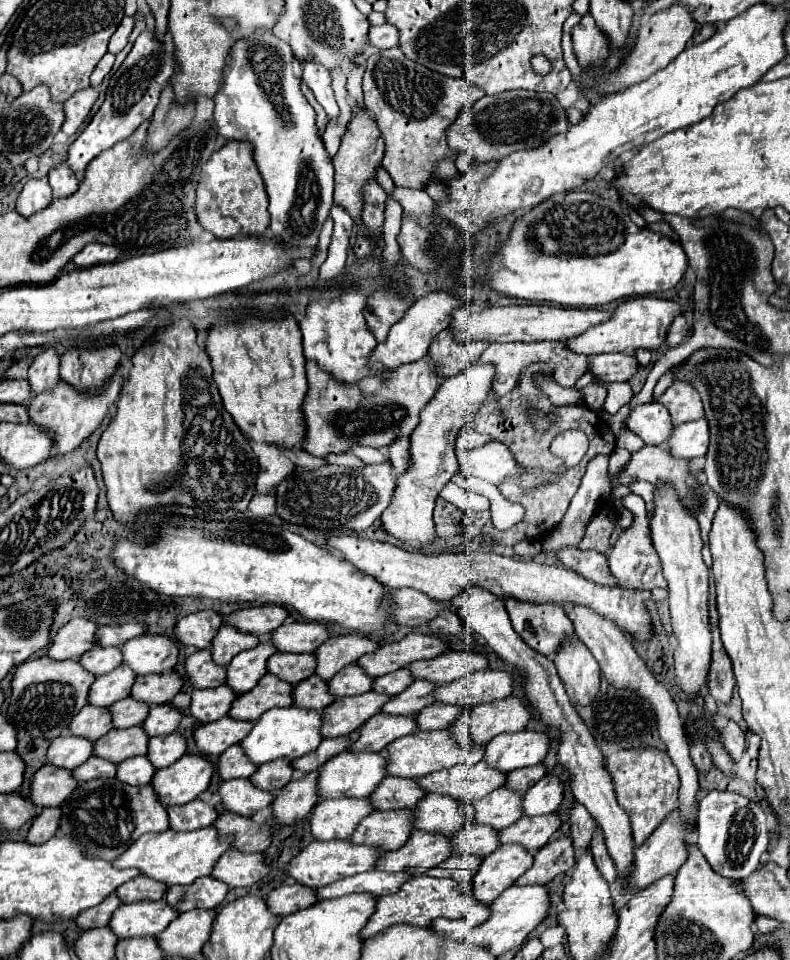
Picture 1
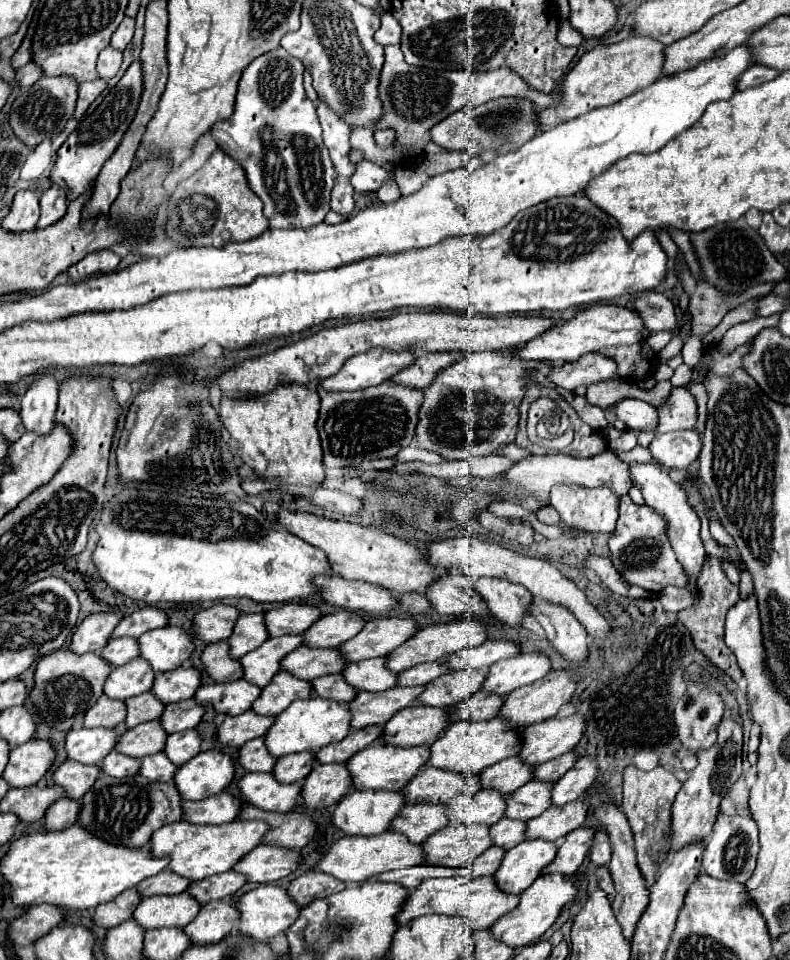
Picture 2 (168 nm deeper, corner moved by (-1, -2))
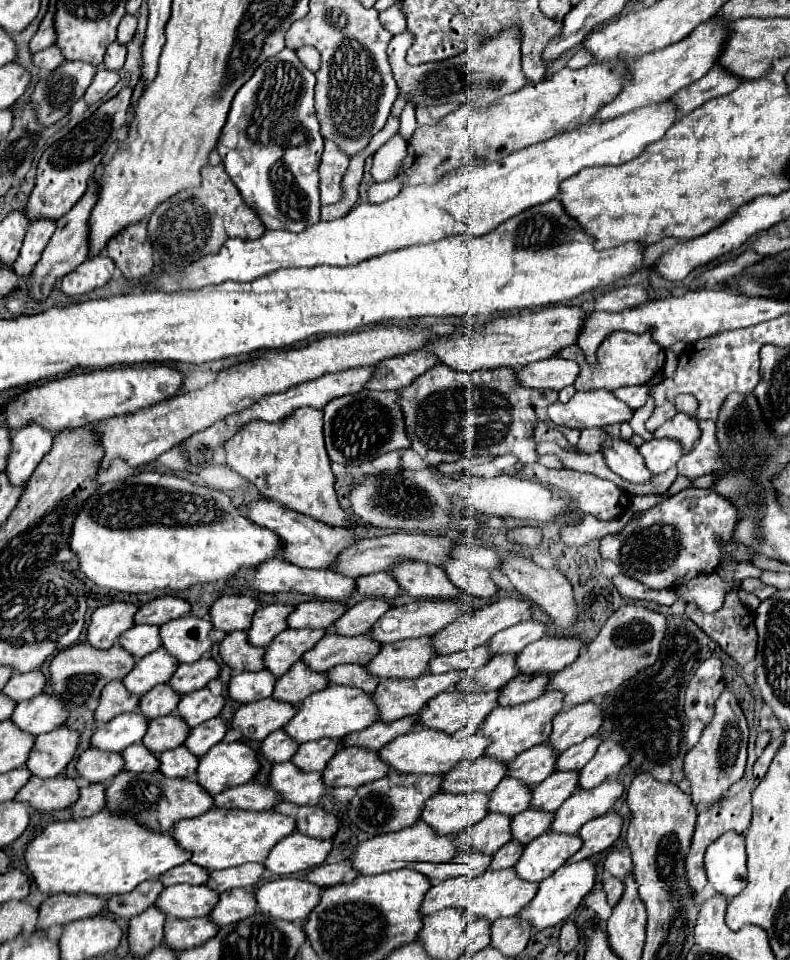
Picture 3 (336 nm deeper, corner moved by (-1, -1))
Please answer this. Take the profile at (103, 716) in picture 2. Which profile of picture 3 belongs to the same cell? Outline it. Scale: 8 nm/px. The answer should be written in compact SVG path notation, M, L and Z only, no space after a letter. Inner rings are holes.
M114 680L102 690L100 706L96 708L96 722L104 724L122 712L132 712L138 708L138 702L140 696L130 694L122 684L122 680Z

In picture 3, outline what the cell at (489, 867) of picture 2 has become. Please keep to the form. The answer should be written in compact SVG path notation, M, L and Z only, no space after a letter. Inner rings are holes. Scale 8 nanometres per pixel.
M510 840L506 846L502 846L502 848L494 854L492 864L490 864L490 870L512 868L512 866L518 862L518 858L522 856L522 850L524 850L524 844Z

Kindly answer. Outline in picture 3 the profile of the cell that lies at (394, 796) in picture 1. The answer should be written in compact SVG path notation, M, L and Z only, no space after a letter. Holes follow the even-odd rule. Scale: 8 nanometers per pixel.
M482 756L468 764L466 760L460 762L454 770L444 774L444 792L454 794L468 794L468 792L492 792L494 786L506 776L506 764L498 762L496 758Z

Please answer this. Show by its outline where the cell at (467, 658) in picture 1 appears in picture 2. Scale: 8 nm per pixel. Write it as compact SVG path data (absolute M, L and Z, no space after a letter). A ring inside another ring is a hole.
M484 641L480 647L472 647L472 649L464 649L464 653L452 653L444 659L446 667L456 673L456 671L480 671L480 669L486 669L490 667L492 663L496 661L502 661L502 659L508 659L508 657L514 657L518 655L520 649L514 641Z

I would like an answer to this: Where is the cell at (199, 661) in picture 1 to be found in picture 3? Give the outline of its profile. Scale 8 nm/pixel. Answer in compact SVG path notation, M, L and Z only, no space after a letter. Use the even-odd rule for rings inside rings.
M230 632L220 644L220 656L222 660L240 672L258 672L264 668L264 648L260 646L250 646L248 642L248 632Z

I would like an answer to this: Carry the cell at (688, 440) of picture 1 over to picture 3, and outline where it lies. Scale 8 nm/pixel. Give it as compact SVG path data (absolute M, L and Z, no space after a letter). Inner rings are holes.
M652 438L650 442L644 442L638 450L644 456L646 468L650 468L652 474L666 472L682 456L682 446L674 440L668 440L668 438L662 438L662 440Z

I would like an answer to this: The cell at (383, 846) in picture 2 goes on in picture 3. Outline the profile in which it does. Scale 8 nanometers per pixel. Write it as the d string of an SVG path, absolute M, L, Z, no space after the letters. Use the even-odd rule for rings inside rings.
M420 820L414 826L408 826L404 830L380 834L380 836L374 836L374 838L358 844L350 862L360 874L382 874L382 872L406 868L414 862L450 862L456 854L458 854L458 848L456 848L454 834L452 836L438 834L438 832L434 832L432 826L428 826L426 822Z

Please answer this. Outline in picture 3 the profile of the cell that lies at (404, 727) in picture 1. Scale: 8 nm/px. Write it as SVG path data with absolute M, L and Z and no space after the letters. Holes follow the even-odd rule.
M442 692L430 700L420 712L418 720L422 726L442 730L446 734L478 732L486 716L498 706L496 692Z

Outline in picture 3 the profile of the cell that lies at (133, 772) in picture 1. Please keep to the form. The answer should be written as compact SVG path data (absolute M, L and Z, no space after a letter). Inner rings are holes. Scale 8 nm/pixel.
M178 746L174 750L166 750L160 756L160 772L168 778L190 778L196 780L196 768L198 768L198 756L190 754L184 746Z

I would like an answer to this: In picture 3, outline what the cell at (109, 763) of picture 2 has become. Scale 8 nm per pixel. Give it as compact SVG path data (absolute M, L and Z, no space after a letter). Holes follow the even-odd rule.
M142 742L128 746L126 750L122 750L124 762L126 762L126 770L130 772L156 772L158 770L158 758L154 752L150 752Z

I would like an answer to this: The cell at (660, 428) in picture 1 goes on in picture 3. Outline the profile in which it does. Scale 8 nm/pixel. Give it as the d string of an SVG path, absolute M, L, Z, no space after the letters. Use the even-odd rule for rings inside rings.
M588 390L576 392L568 404L554 402L548 408L548 418L556 426L566 428L604 428L590 424L622 424L632 418L632 412L624 402L620 402L608 390Z

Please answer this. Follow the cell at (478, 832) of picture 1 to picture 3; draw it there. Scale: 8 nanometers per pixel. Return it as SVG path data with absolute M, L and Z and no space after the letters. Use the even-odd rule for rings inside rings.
M528 808L526 812L516 814L512 818L512 836L514 836L514 840L520 840L522 844L528 844L534 838L542 836L544 832L548 832L552 820L554 820L552 812Z

